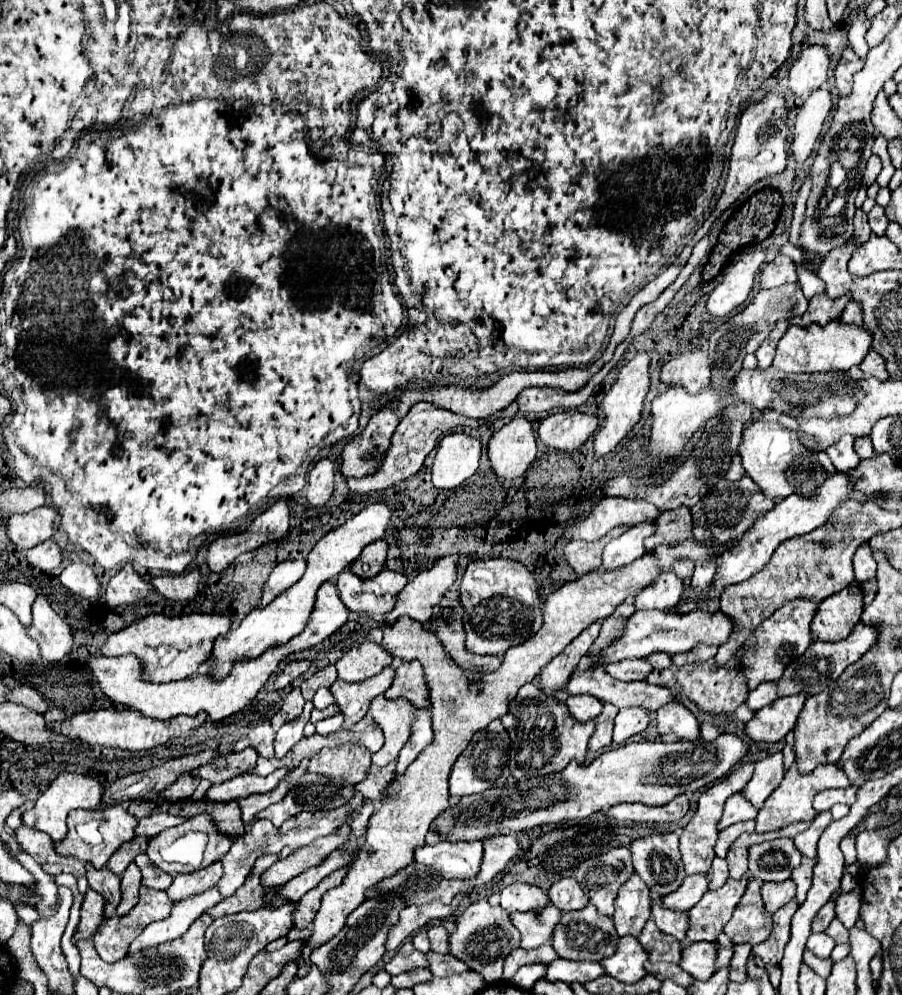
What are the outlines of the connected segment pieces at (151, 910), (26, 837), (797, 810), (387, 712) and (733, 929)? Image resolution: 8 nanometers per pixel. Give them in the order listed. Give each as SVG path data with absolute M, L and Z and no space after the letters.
M140 886L140 900L138 900L138 904L128 914L124 914L124 916L112 916L112 918L104 920L104 926L100 926L98 934L94 934L94 944L96 944L96 950L98 950L100 958L104 958L106 962L116 962L116 960L124 958L128 954L128 948L130 948L132 940L148 924L168 918L170 910L172 910L172 902L168 900L166 892L162 892L162 890L150 890L146 886Z
M20 826L14 830L16 834L16 842L20 846L22 852L30 854L48 874L74 874L76 878L84 876L84 864L74 860L74 858L66 858L54 852L54 842L50 840L48 834L28 828L28 826Z
M796 764L784 774L780 786L768 796L764 802L764 808L756 816L756 832L772 832L788 826L790 822L800 822L800 820L812 820L814 818L814 808L812 800L814 794L826 790L826 788L846 788L852 782L846 778L846 774L836 766L836 764L820 764L812 774L800 774Z
M384 694L374 698L370 704L370 714L384 732L384 746L372 754L372 764L388 766L398 758L402 746L410 740L414 710L416 706L406 702L406 698L388 700Z
M750 880L746 894L742 896L742 902L736 906L732 920L722 930L734 944L760 944L764 942L772 932L772 914L768 914L766 920L766 908L762 904L760 896L760 884L756 880Z

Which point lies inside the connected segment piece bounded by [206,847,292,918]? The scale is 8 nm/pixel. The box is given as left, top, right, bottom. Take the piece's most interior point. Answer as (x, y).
(249, 896)

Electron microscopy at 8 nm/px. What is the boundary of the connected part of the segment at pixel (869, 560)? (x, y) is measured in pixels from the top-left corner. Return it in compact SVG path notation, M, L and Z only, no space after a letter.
M864 544L856 550L854 572L856 572L856 582L866 582L866 580L876 578L876 560L872 558L872 552L870 552L868 544Z

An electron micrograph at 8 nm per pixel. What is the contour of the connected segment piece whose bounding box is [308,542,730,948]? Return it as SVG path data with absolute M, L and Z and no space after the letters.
M680 542L674 546L658 546L654 554L644 554L636 562L618 568L614 572L588 572L576 580L566 582L546 598L544 608L544 624L536 636L526 640L520 646L512 646L504 658L502 664L490 672L464 672L458 668L456 662L444 652L440 640L436 634L426 630L420 622L414 622L412 618L398 618L398 622L382 622L380 628L384 632L382 648L390 652L394 658L400 658L404 662L418 660L424 668L424 676L430 688L432 696L432 730L434 730L434 742L422 750L422 754L416 758L414 764L408 766L406 774L396 776L384 790L384 798L376 804L374 814L370 816L368 834L362 844L362 852L354 860L352 868L348 870L342 886L328 890L322 898L322 906L314 918L314 930L308 938L308 946L318 948L320 944L334 938L342 926L346 924L346 918L352 910L356 910L364 898L366 890L378 884L380 880L396 874L398 870L406 868L414 860L414 850L418 846L426 844L426 834L430 828L430 822L446 810L448 806L448 778L454 762L462 754L462 750L470 744L470 738L486 728L492 720L502 718L508 714L510 700L518 694L520 686L532 682L536 674L562 650L566 648L584 628L590 624L604 620L614 612L618 604L624 602L626 596L638 596L646 586L650 586L662 572L672 570L674 560L678 558L690 558L694 562L706 562L716 560L726 548L730 546L718 546L714 544L700 544L700 542Z

